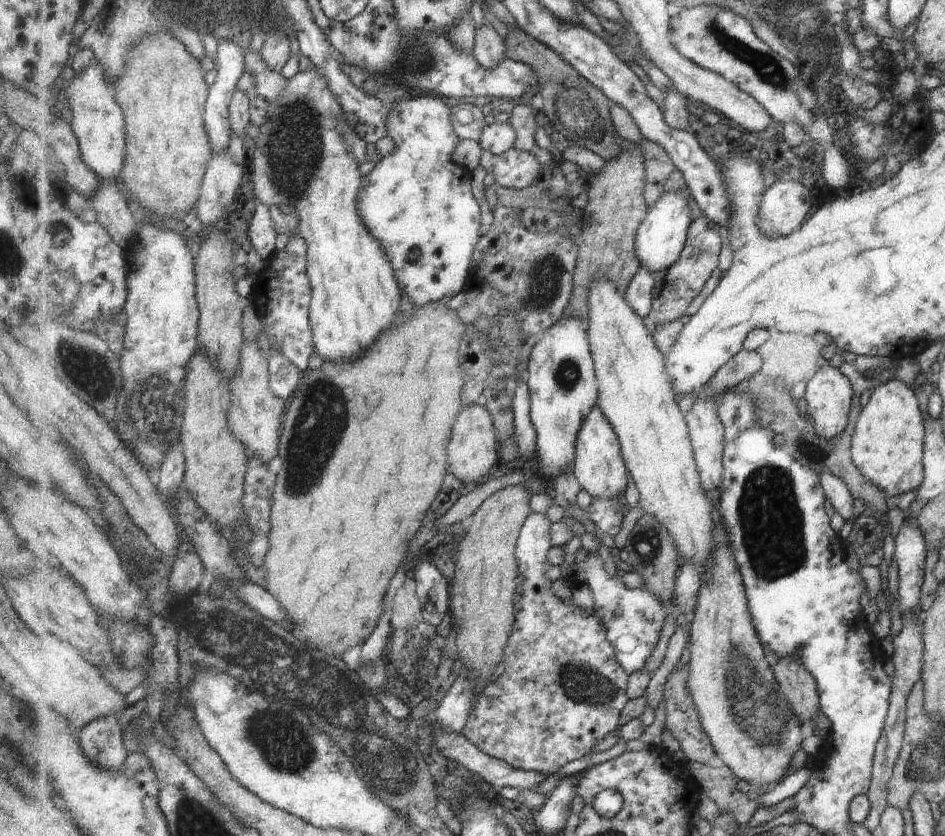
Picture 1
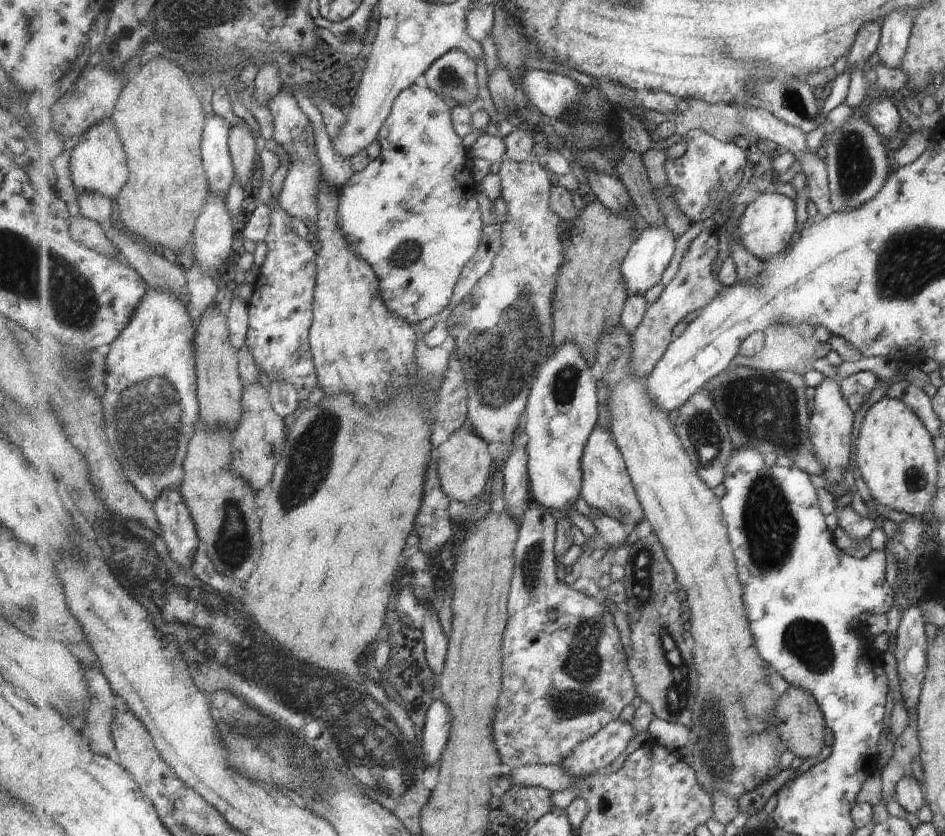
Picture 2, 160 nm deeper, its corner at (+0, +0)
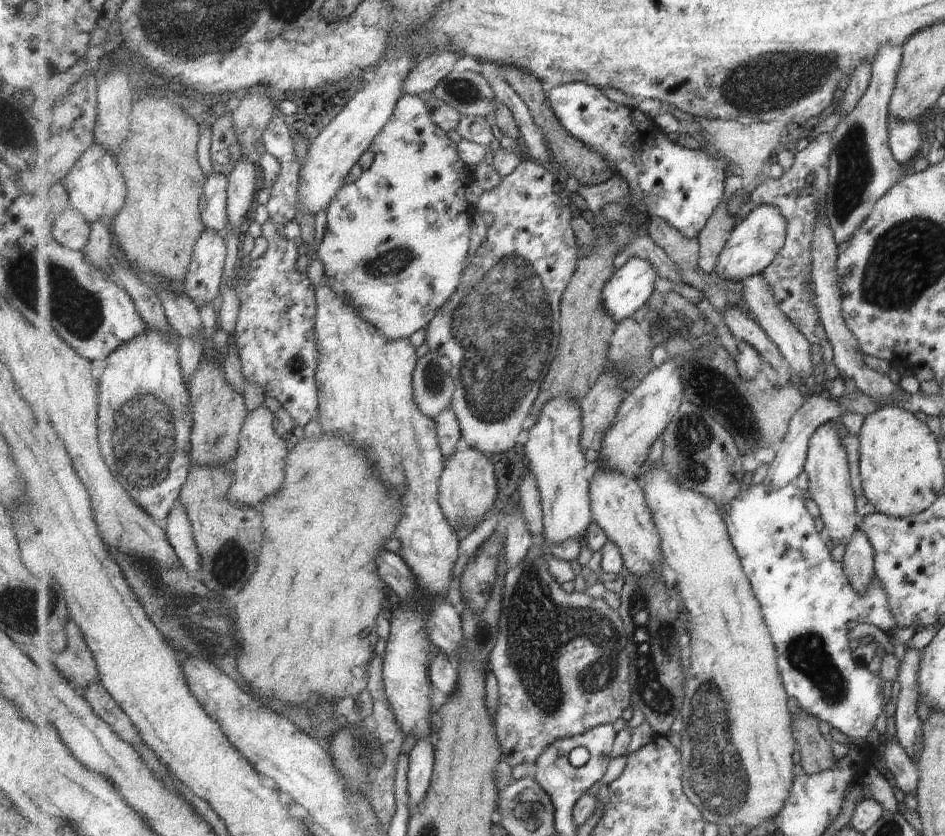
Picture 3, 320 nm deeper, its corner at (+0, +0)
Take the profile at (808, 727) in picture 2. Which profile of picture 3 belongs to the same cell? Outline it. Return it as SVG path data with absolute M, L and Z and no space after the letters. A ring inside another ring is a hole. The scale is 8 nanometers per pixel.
M799 710L793 714L793 736L796 750L800 754L800 763L806 776L817 776L823 770L836 766L830 752L830 741L819 730L820 719L809 710Z

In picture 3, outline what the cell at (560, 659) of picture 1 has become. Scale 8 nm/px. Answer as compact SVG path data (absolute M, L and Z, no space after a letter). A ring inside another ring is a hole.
M533 542L531 550L527 552L525 561L517 564L505 576L505 582L503 582L505 588L501 592L503 594L504 613L501 614L499 640L490 660L490 670L495 675L499 688L496 734L501 744L501 751L505 757L505 762L511 767L523 763L536 764L539 758L541 758L541 754L549 746L555 744L557 740L573 738L602 725L615 724L623 716L623 712L629 706L632 707L632 684L629 680L631 660L629 660L629 652L627 650L627 646L631 644L631 640L628 639L628 632L625 631L624 620L620 616L620 613L618 610L611 609L602 598L593 598L583 592L572 591L570 594L565 592L561 588L561 584L557 582L557 578L553 578L552 571L549 570L549 558L545 558L545 556L547 556L545 550L541 546L535 546L535 542Z

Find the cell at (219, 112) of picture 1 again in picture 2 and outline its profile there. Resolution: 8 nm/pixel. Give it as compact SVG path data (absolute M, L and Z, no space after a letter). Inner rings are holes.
M212 112L205 120L204 138L202 139L202 156L205 172L209 178L210 194L225 196L235 178L235 166L229 147L229 122Z

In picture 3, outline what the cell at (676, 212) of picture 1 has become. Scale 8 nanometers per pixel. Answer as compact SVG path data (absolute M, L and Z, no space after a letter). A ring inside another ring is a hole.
M631 258L625 266L616 269L603 294L605 310L619 323L632 318L652 298L655 280L659 278L653 262Z

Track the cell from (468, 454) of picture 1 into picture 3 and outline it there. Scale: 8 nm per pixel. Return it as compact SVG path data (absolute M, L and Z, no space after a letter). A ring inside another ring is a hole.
M469 447L455 452L451 458L445 460L445 471L440 480L440 504L455 530L461 530L463 526L473 529L486 520L489 510L494 510L497 494L499 490L495 468L485 453Z

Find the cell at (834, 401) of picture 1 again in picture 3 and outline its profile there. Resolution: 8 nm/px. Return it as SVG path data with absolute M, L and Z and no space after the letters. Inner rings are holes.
M839 421L824 423L811 436L804 472L808 475L808 491L820 510L820 524L826 527L833 543L845 546L855 532L855 522L853 522L855 508L853 508L853 492L849 486L845 448L841 446L841 440L837 434L837 424L839 423Z

